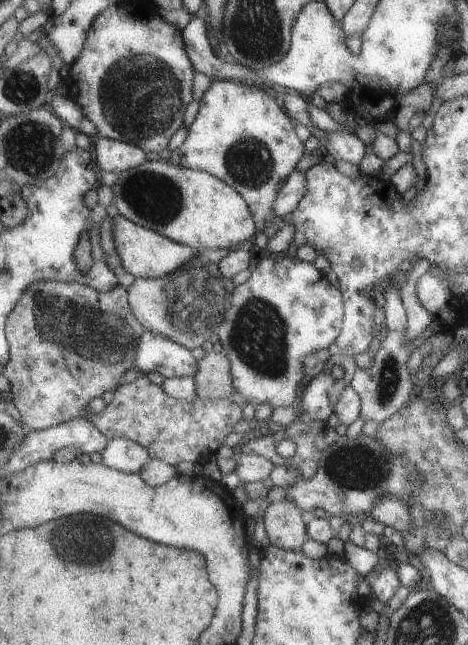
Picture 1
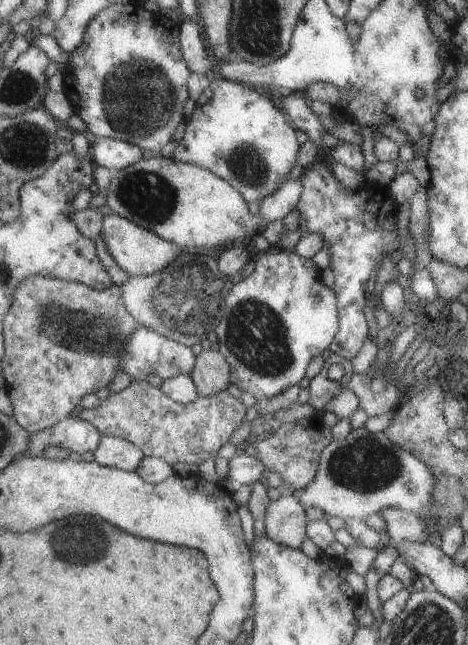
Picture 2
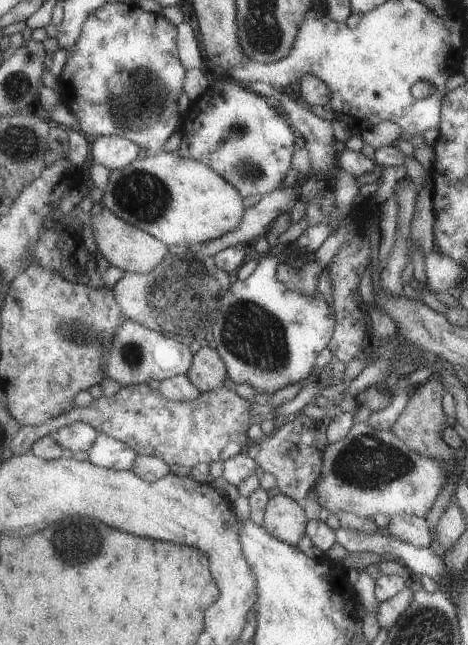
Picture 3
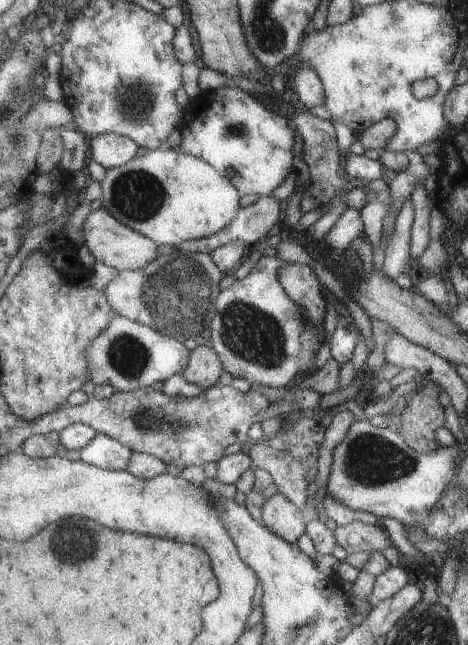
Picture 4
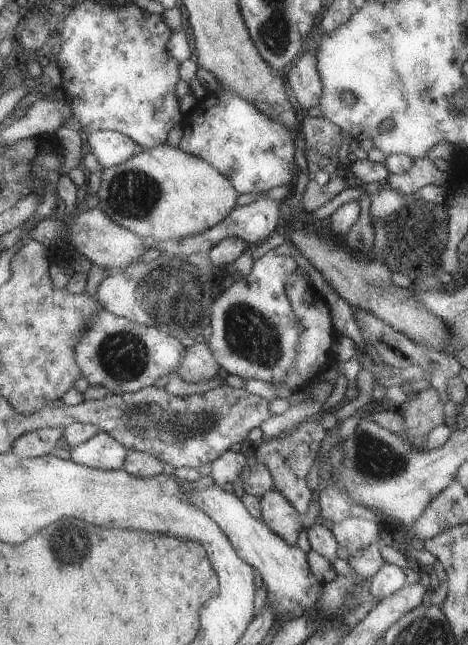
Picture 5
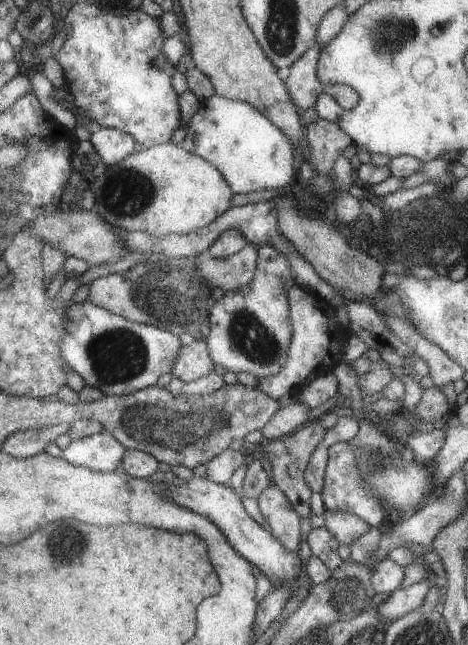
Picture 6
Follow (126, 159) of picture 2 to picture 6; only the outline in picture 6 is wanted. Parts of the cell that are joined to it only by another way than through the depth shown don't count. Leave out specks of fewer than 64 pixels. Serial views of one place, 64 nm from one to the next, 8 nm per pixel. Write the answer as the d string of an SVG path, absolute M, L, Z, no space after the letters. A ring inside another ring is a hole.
M99 126L99 130L91 136L91 142L107 166L117 166L117 162L129 158L129 154L137 148L137 138L119 126Z

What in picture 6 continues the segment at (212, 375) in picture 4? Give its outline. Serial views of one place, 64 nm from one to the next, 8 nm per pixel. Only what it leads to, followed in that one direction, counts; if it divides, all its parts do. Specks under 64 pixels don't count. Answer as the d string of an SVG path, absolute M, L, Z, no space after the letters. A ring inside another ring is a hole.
M195 340L189 346L181 346L181 354L177 356L177 362L173 362L173 376L181 378L185 382L193 382L197 378L205 378L215 368L213 356L209 352L207 342Z

